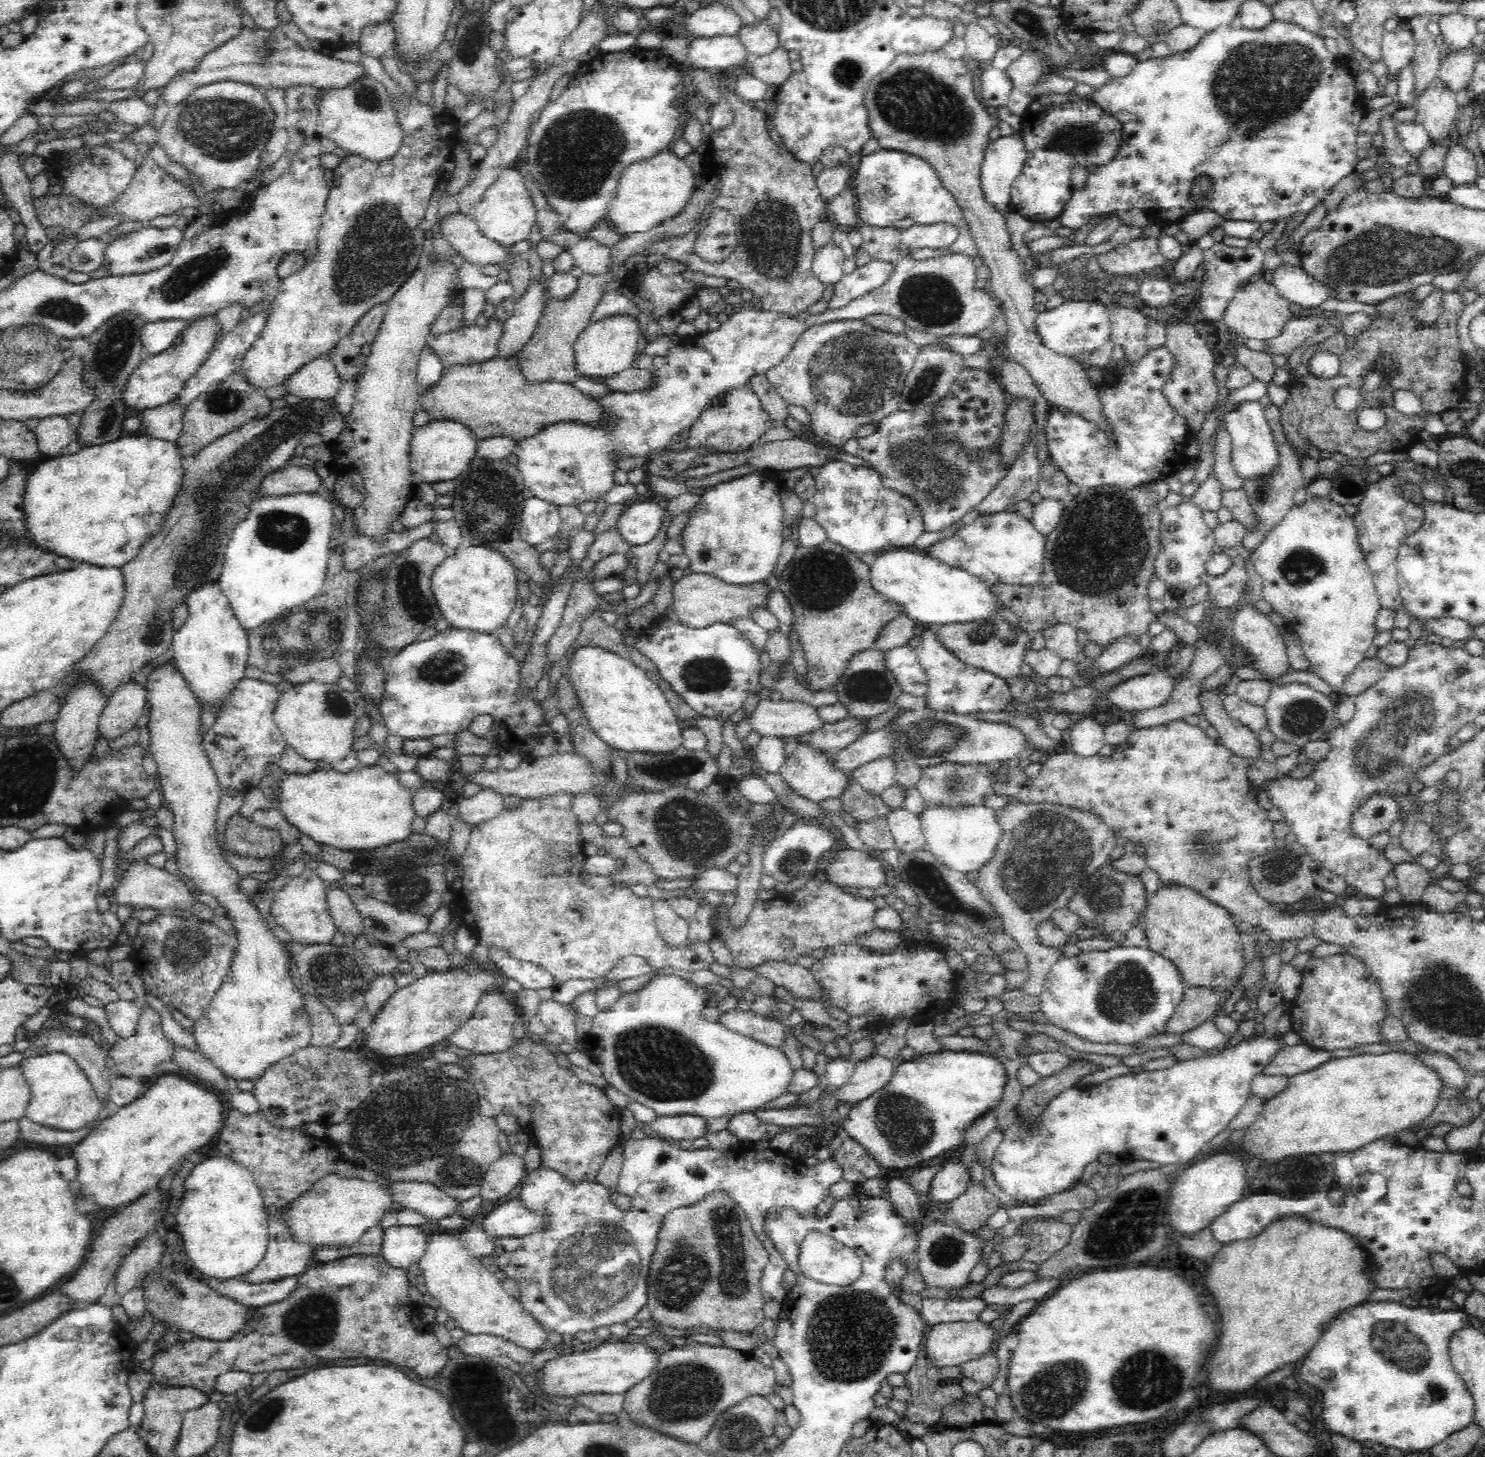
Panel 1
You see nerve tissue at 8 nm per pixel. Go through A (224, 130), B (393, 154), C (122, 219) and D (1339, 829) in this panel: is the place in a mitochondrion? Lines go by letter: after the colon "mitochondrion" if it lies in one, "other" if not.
A: mitochondrion
B: other
C: other
D: other

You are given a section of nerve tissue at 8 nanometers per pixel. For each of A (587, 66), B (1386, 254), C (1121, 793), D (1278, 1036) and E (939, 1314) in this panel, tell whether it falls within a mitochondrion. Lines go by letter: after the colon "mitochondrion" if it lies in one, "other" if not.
A: other
B: mitochondrion
C: other
D: other
E: other

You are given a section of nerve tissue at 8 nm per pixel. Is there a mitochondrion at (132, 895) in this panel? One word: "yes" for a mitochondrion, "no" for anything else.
no

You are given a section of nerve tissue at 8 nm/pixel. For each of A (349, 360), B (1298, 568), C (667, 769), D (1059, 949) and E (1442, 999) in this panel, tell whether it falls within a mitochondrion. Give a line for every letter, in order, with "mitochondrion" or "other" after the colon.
A: other
B: mitochondrion
C: mitochondrion
D: other
E: mitochondrion

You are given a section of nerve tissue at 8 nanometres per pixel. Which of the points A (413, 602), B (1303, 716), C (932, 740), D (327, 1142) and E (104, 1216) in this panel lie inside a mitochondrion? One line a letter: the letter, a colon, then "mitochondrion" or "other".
A: mitochondrion
B: mitochondrion
C: mitochondrion
D: other
E: other

